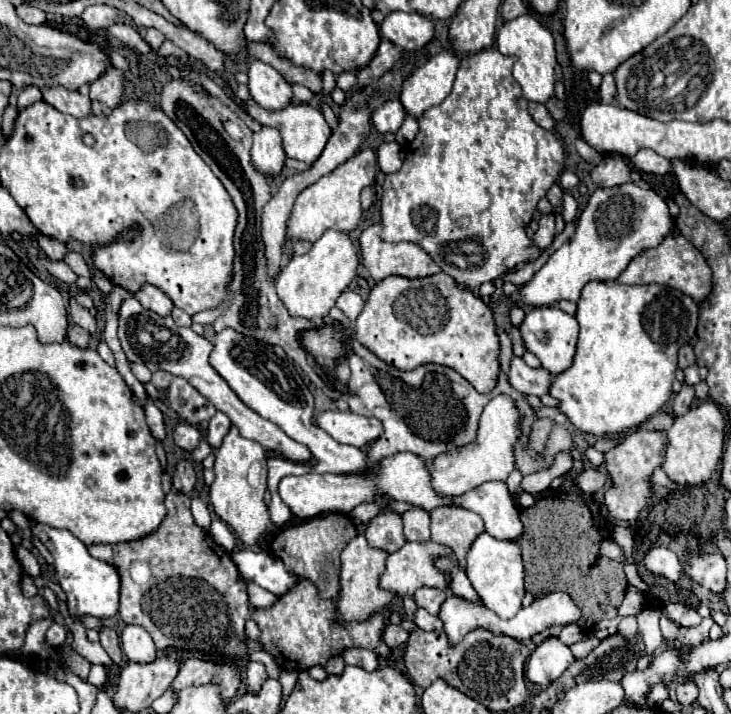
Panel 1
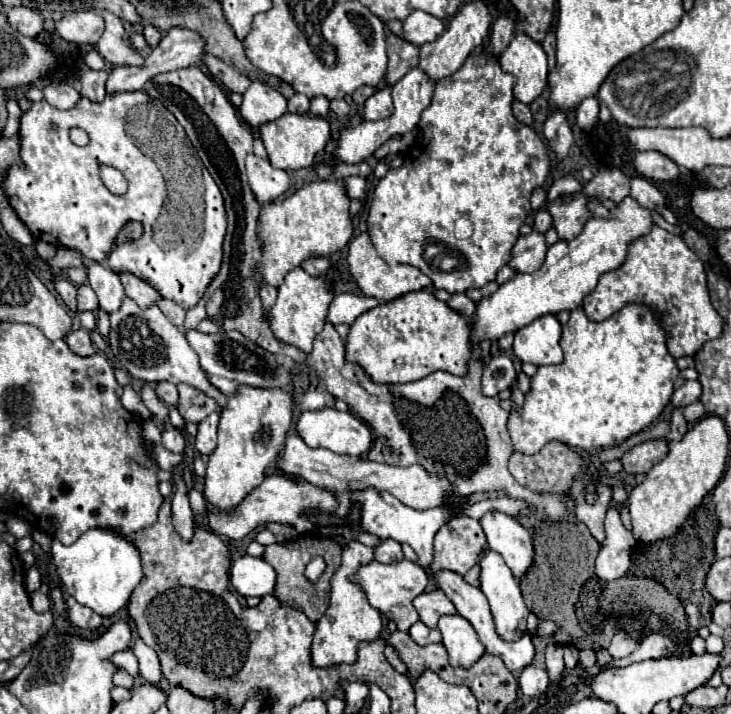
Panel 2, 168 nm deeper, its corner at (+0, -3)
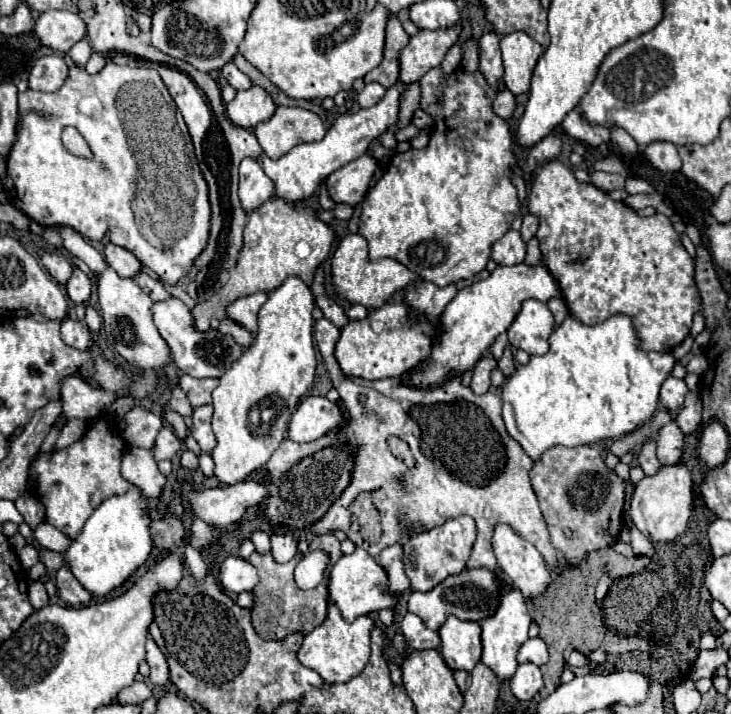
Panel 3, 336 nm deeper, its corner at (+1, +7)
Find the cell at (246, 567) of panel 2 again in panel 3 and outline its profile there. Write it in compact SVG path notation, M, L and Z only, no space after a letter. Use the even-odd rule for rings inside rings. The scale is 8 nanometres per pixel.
M229 556L219 568L219 582L225 588L225 592L239 594L243 590L253 590L259 582L257 568L241 558L241 556Z

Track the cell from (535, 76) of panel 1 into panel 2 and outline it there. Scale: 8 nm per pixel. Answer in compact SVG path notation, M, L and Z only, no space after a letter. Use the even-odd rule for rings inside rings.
M518 34L500 54L498 62L504 72L516 78L514 98L522 104L530 104L544 92L548 62L542 44L536 44L526 34Z

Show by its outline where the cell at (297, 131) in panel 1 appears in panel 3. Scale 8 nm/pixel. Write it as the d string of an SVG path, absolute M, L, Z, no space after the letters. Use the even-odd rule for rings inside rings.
M279 106L267 122L255 126L255 136L271 160L279 160L293 146L317 142L325 136L327 124L311 110Z

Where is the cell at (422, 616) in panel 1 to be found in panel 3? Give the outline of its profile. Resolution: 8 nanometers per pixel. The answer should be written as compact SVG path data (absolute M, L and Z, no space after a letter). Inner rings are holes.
M411 612L405 614L401 632L405 634L405 640L411 650L429 650L429 648L439 648L441 638L435 630L429 630L423 620Z

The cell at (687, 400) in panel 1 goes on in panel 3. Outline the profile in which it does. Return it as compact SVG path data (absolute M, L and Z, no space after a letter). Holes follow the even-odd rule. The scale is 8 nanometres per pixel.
M675 420L665 424L657 434L657 458L661 464L677 464L683 452L683 432Z

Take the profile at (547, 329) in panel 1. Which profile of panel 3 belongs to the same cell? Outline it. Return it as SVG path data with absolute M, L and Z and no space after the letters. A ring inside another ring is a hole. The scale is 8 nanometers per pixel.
M527 300L517 314L515 322L507 330L509 344L525 350L531 356L549 352L549 336L555 328L555 320L547 304L539 300Z

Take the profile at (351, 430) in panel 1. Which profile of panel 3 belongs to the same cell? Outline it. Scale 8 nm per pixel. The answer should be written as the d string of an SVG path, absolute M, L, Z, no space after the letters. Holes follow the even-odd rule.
M307 396L291 416L289 438L295 442L313 442L345 424L345 410L337 402L325 396Z

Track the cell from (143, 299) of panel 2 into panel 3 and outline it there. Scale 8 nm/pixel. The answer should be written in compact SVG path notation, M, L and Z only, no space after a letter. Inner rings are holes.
M107 244L105 260L121 278L135 278L137 274L141 274L141 262L129 250L125 250L121 246Z

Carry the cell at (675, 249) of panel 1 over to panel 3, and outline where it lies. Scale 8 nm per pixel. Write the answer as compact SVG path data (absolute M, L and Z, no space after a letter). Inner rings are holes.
M557 160L547 162L533 178L529 210L539 216L539 230L535 236L541 242L543 260L557 278L563 296L567 296L571 314L583 324L591 326L613 314L629 314L633 316L637 334L643 340L643 348L659 352L673 350L689 336L693 316L701 312L701 298L695 286L695 260L681 244L681 238L667 216L637 216L629 206L613 202L597 186L577 182L573 170ZM577 258L583 258L583 262L577 264Z

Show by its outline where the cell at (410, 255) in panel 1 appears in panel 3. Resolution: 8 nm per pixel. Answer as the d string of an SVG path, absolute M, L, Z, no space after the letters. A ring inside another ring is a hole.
M347 234L341 240L341 244L335 250L333 260L331 260L331 276L333 276L333 284L335 284L337 292L349 304L355 302L355 304L363 304L367 308L377 308L377 306L385 304L395 290L415 284L419 280L419 276L413 270L409 270L407 266L403 266L401 262L397 262L393 258L371 262L367 240L361 234Z

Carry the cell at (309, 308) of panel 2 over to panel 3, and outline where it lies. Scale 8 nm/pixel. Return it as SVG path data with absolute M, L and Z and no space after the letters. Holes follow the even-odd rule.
M289 276L271 292L259 310L255 342L245 356L219 378L219 386L213 390L213 432L217 446L211 452L219 484L231 486L243 482L253 470L269 462L285 438L289 418L315 376L313 308L311 288L299 276Z

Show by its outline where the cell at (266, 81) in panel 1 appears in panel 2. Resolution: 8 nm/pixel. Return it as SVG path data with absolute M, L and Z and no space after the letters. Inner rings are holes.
M252 82L252 86L244 92L244 100L238 108L240 118L252 126L258 128L266 122L278 120L286 112L286 98L276 92L274 88L262 84L262 82Z

